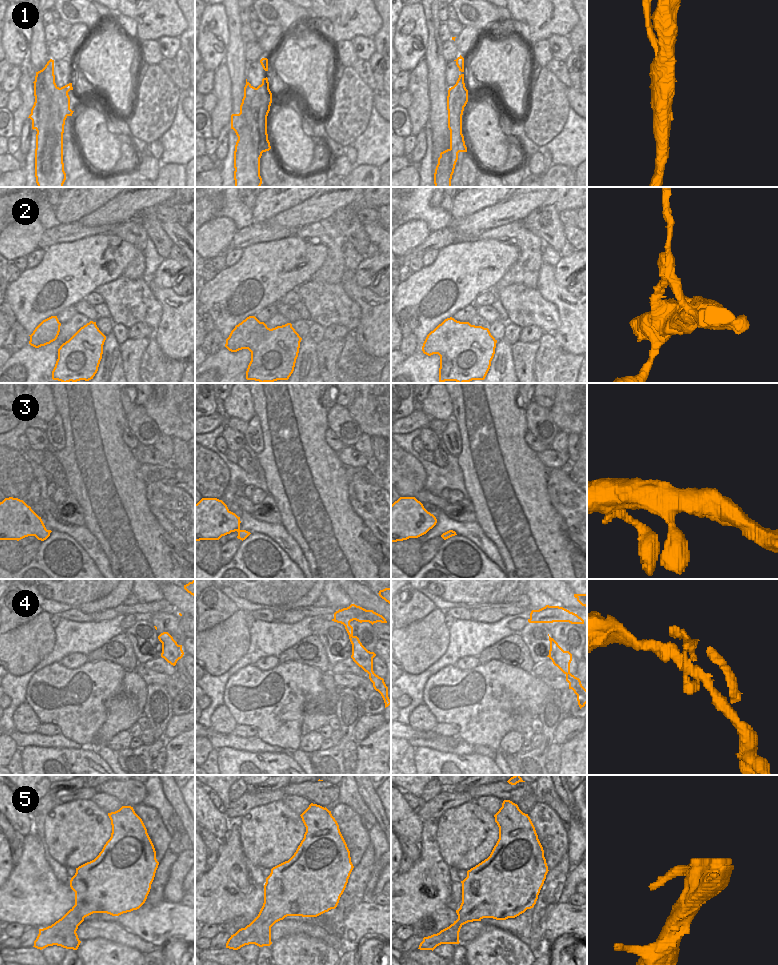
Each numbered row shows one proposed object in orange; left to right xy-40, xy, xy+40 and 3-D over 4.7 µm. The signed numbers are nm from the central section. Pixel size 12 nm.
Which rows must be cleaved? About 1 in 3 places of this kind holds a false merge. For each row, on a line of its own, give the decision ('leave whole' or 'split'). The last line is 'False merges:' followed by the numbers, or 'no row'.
1: split
2: leave whole
3: leave whole
4: split
5: leave whole
False merges: 1, 4

